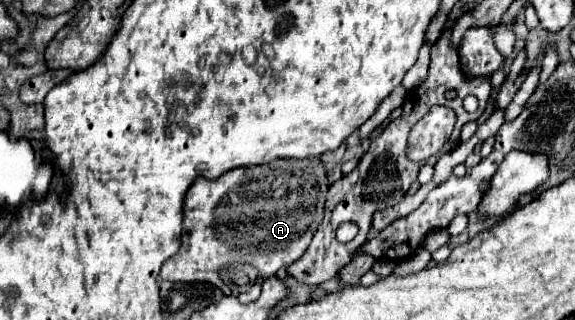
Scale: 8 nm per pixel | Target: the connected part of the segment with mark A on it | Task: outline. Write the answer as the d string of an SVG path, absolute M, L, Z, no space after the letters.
M319 157L309 159L275 159L259 167L239 167L231 169L217 179L197 177L185 197L185 221L181 249L169 257L161 267L161 277L165 281L177 283L213 283L225 287L227 273L235 265L253 265L261 279L273 277L281 267L291 265L297 257L305 253L323 219L323 205L327 197L329 181Z

